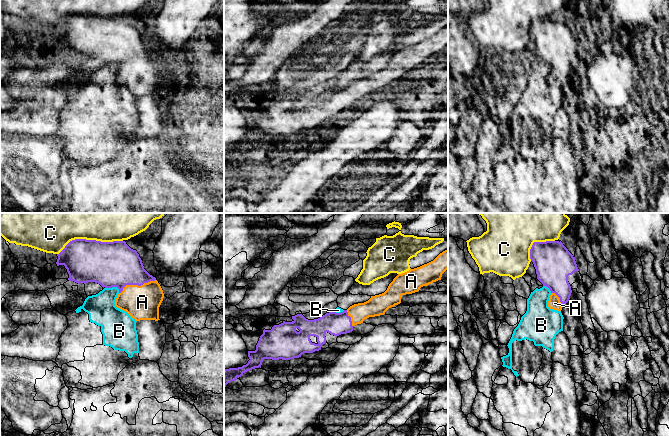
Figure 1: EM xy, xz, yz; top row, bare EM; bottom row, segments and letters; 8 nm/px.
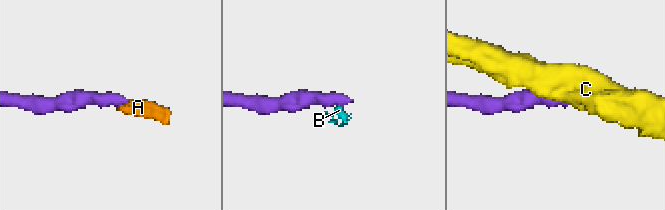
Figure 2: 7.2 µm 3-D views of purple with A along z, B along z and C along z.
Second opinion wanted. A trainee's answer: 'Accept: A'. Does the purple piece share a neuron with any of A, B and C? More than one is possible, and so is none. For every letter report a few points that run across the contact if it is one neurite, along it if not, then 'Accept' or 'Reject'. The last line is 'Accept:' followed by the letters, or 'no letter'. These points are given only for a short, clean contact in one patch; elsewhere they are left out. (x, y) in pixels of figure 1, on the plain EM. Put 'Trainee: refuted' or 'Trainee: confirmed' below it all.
A: Accept
B: Line: xy (105, 63), (116, 63), (119, 68). Reject
C: Reject
Accept: A
Trainee: confirmed

